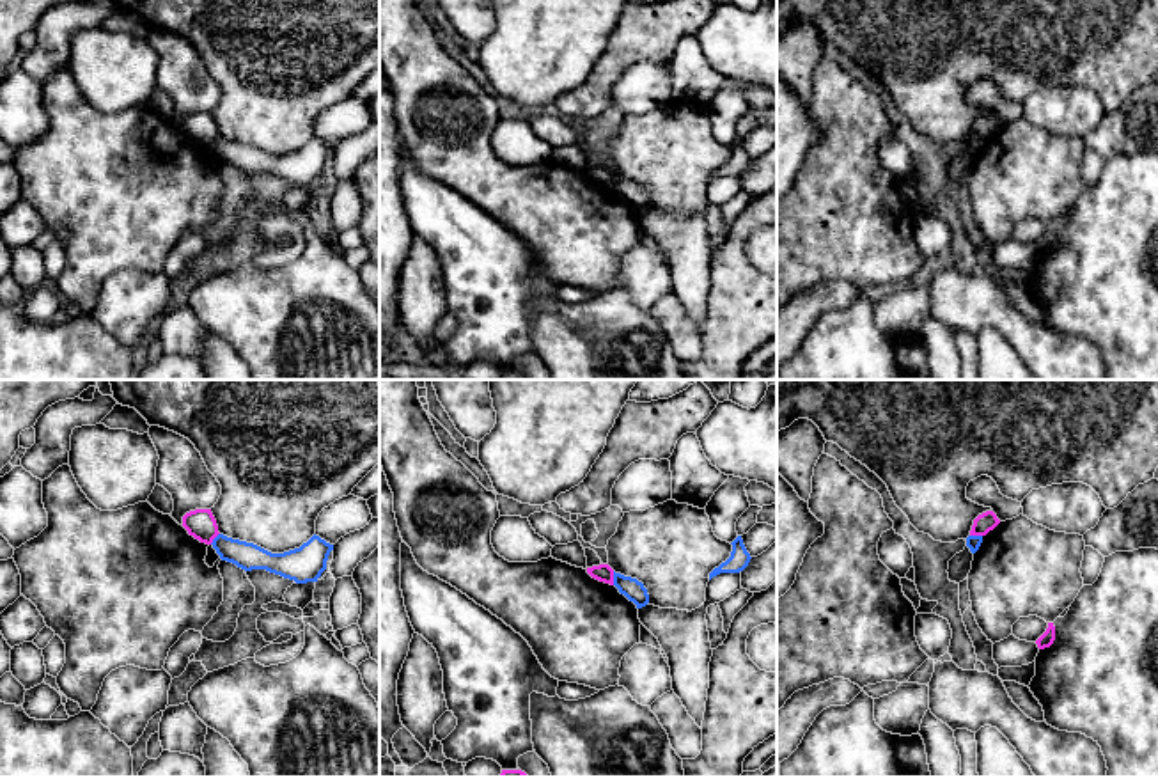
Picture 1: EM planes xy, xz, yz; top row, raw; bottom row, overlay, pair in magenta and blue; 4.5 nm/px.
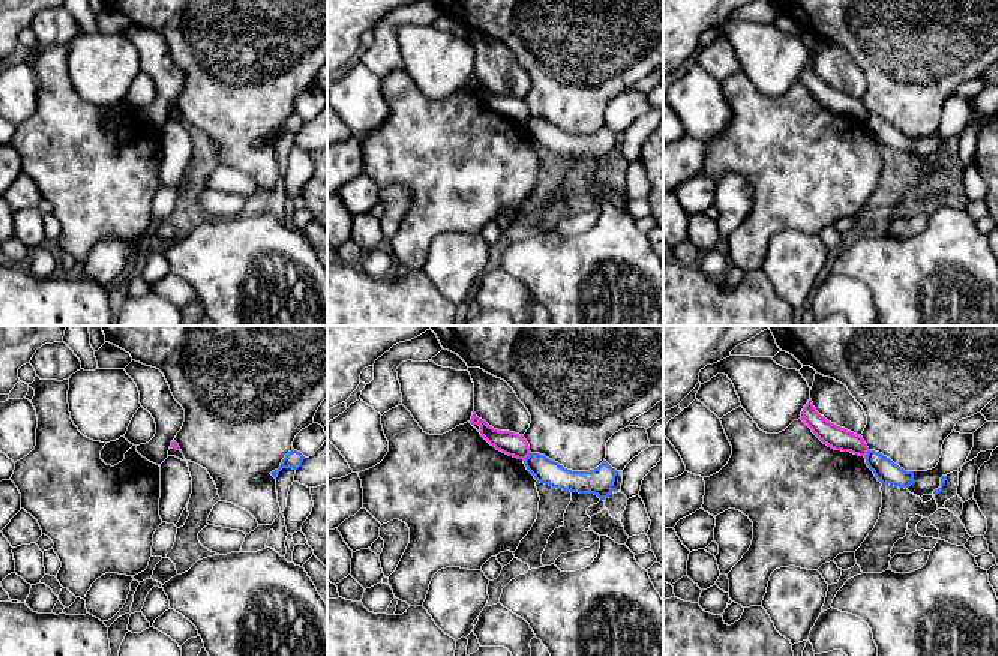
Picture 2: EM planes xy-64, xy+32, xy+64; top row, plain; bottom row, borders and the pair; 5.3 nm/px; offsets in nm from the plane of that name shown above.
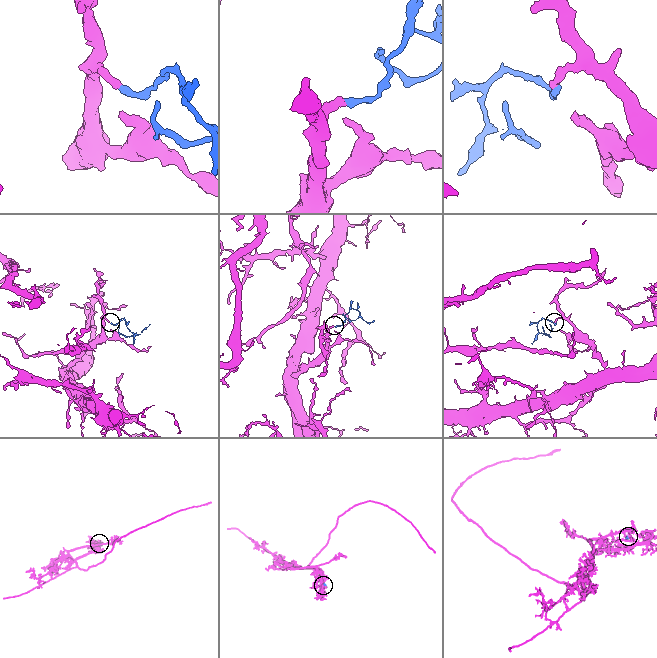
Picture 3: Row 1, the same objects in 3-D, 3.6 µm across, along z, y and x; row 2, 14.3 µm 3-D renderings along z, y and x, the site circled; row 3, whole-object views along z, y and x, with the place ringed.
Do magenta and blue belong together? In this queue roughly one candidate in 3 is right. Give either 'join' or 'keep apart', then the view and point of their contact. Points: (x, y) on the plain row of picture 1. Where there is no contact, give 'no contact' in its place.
keep apart; meets magenta in xz at (612, 181)

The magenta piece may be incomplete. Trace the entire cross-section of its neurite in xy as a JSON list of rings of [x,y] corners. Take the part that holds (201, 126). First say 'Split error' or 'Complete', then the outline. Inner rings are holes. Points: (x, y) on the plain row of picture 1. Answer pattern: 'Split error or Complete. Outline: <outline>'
Complete. Outline: [[[195,112],[183,119],[183,130],[200,145],[211,147],[220,137],[211,112]]]

